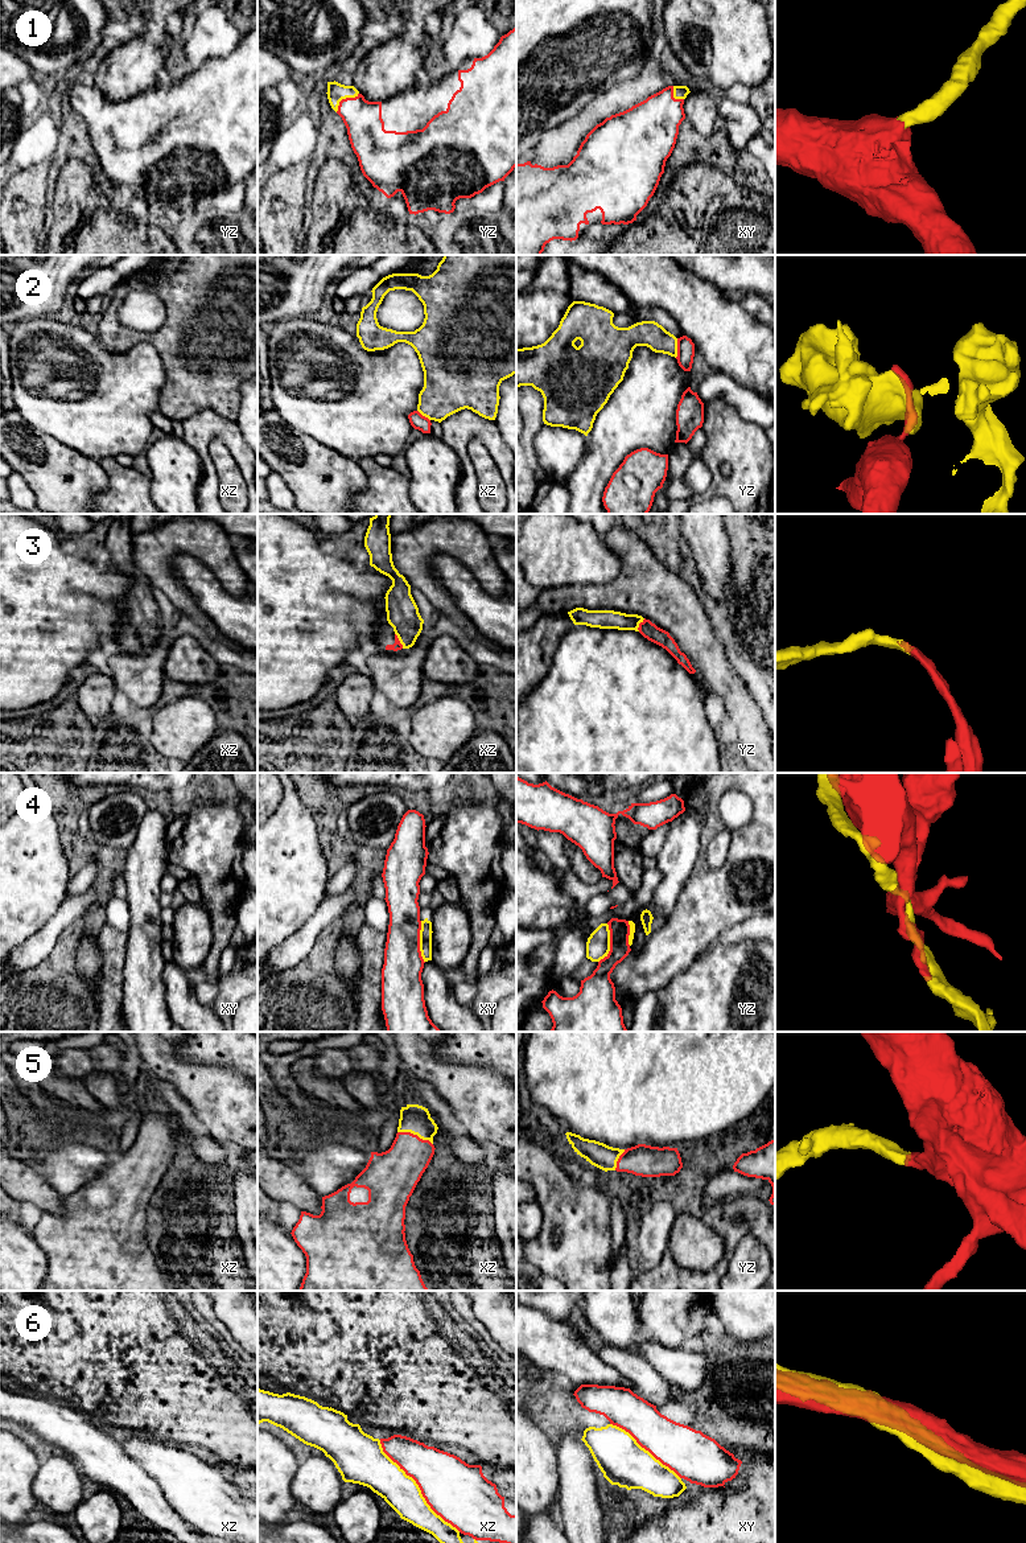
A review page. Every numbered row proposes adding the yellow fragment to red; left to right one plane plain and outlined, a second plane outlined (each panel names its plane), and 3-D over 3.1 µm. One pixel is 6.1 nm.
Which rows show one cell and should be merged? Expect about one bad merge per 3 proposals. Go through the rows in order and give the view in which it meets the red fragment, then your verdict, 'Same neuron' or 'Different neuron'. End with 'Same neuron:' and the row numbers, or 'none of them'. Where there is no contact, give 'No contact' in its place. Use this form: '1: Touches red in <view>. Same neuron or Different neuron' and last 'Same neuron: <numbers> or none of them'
1: Touches red in yz. Same neuron
2: Touches red in yz. Different neuron
3: Touches red in xz. Same neuron
4: Touches red in xy. Different neuron
5: Touches red in xz. Same neuron
6: Touches red in xz. Same neuron
Same neuron: 1, 3, 5, 6

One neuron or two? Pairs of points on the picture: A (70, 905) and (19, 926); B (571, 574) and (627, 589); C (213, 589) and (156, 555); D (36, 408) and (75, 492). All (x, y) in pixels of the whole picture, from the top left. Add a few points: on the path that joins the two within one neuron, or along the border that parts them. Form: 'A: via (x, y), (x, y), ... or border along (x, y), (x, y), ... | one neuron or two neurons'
A: border along (66, 896), (57, 912), (36, 933) | two neurons
B: border along (621, 559), (621, 570), (612, 580), (575, 585) | two neurons
C: border along (178, 552), (170, 563), (170, 570), (188, 589) | two neurons
D: border along (23, 418), (37, 430), (45, 431), (75, 451) | two neurons

